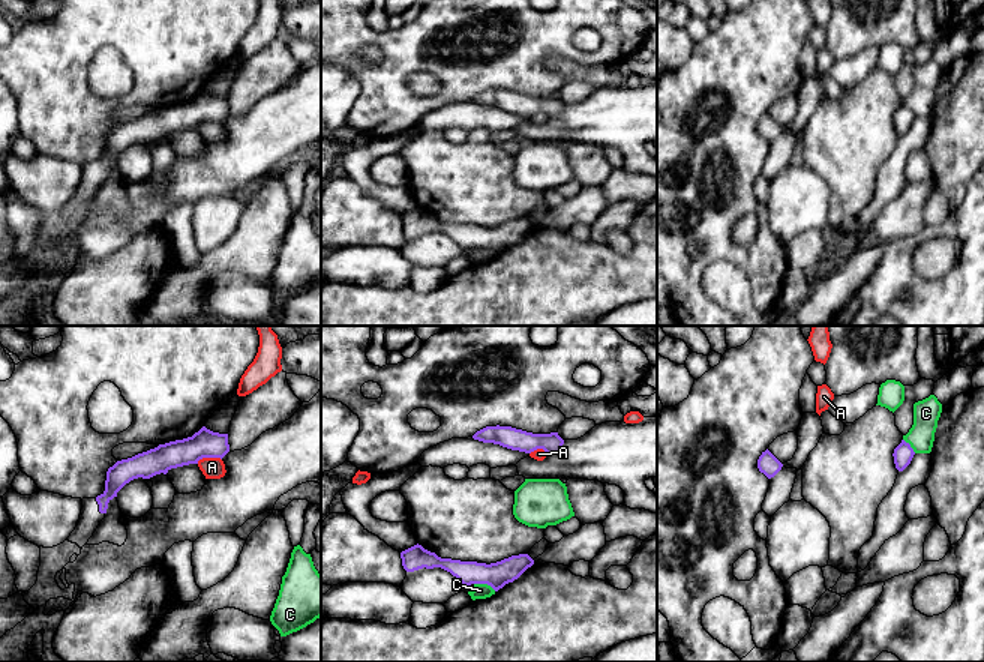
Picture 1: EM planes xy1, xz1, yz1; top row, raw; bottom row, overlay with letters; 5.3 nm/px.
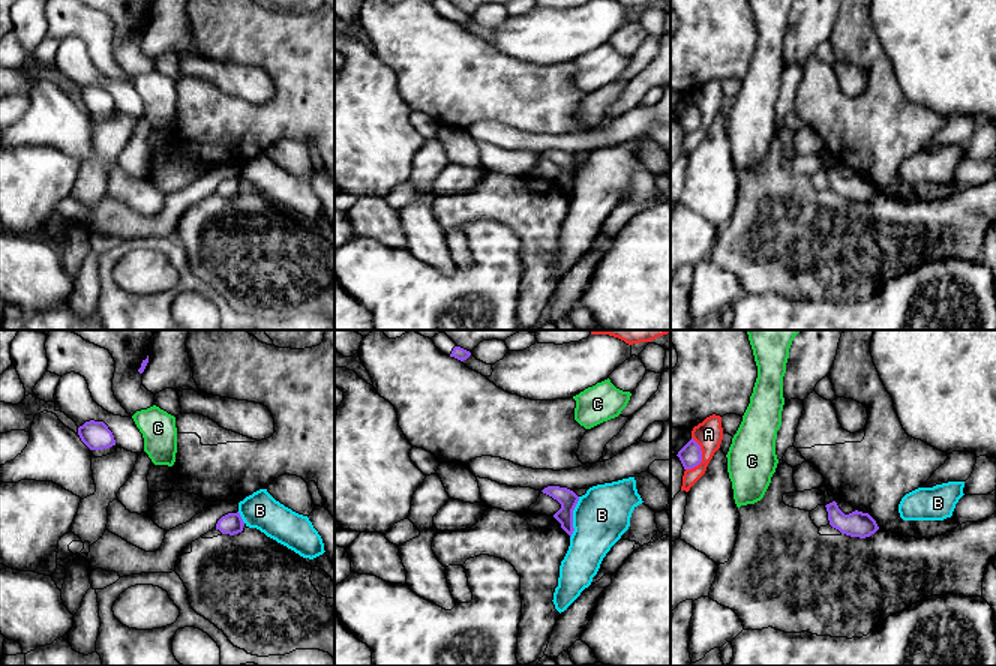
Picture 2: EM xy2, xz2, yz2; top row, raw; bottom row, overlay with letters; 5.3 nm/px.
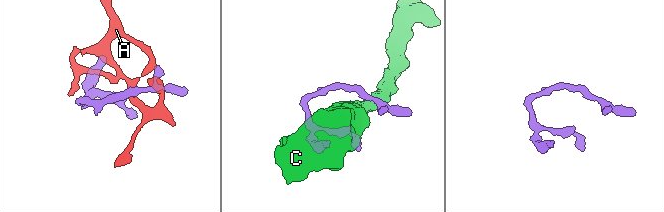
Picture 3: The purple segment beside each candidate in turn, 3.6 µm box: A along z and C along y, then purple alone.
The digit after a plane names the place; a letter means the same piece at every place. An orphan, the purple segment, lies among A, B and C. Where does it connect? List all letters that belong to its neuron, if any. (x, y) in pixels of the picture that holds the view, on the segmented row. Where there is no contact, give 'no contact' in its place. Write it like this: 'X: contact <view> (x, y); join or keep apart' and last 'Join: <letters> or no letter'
A: contact yz2 (701, 456); keep apart
B: contact xz2 (572, 518); keep apart
C: contact xz1 (485, 583); keep apart
Join: no letter

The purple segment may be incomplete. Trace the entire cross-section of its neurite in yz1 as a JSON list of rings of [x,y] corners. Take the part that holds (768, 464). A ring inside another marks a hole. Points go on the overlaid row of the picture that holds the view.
[[[766,449],[758,459],[758,468],[764,473],[768,479],[774,477],[783,464]]]

